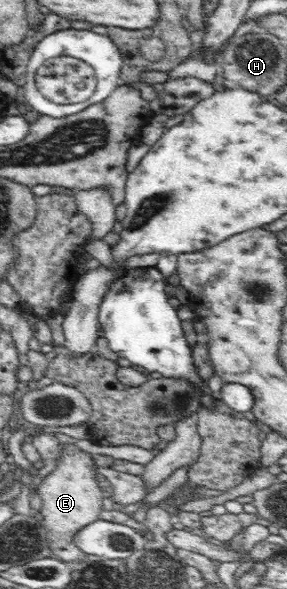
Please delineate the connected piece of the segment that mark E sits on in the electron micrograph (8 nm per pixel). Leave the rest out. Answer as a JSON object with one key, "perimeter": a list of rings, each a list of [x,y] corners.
{"perimeter":[[[64,443],[62,454],[57,460],[57,469],[48,473],[39,484],[37,493],[42,499],[39,517],[42,518],[46,531],[48,547],[54,556],[71,565],[86,560],[86,555],[74,543],[77,532],[100,518],[102,509],[102,488],[96,479],[96,462],[90,453],[79,449],[74,444]]]}

